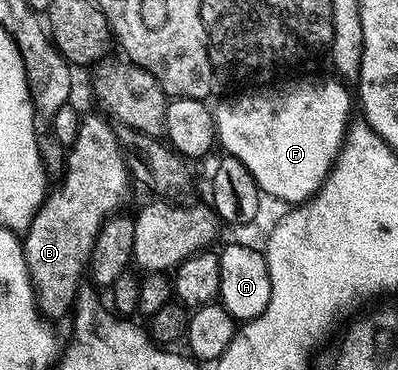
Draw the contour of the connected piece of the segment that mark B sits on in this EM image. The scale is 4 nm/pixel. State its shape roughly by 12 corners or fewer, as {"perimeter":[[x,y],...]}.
{"perimeter":[[89,114],[65,175],[23,236],[31,296],[70,315],[127,184],[110,125]]}

